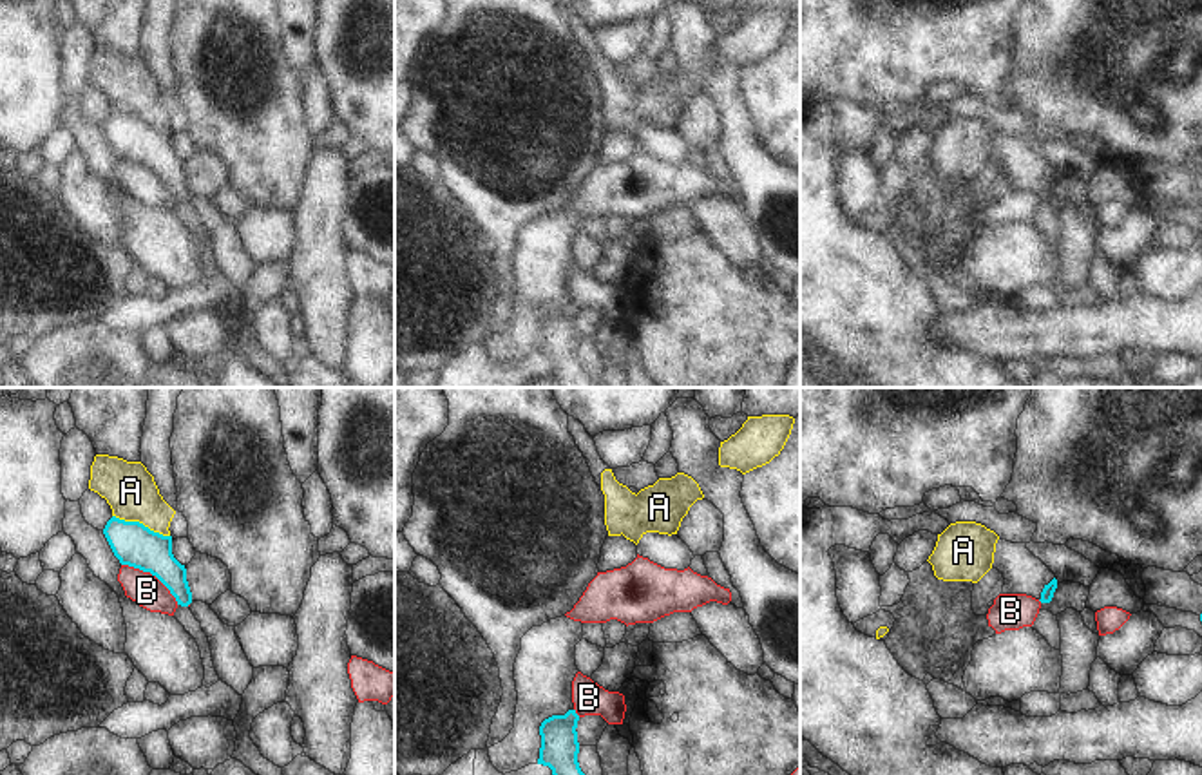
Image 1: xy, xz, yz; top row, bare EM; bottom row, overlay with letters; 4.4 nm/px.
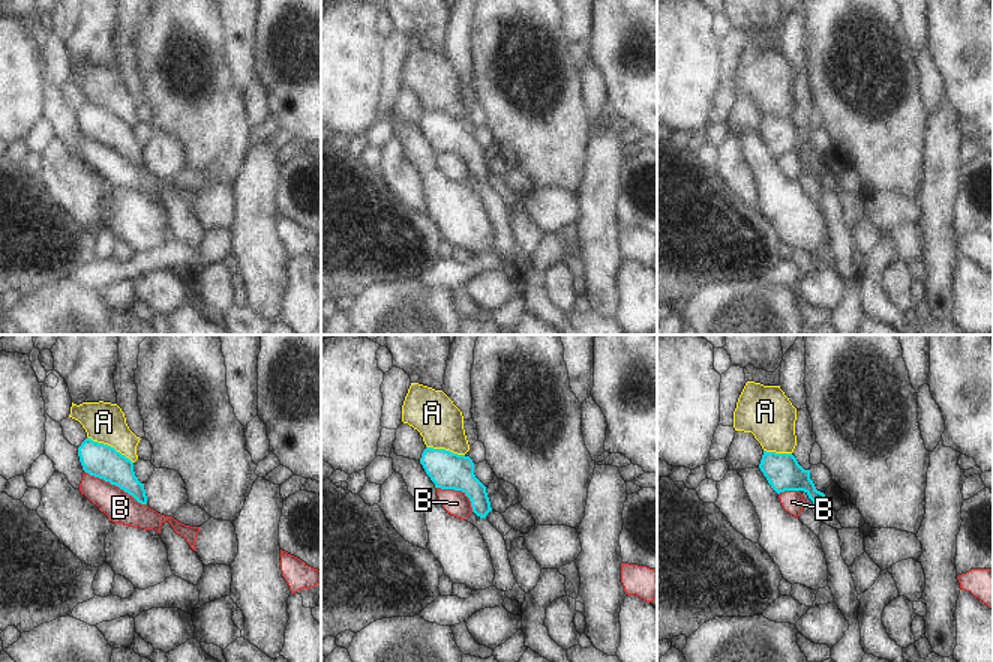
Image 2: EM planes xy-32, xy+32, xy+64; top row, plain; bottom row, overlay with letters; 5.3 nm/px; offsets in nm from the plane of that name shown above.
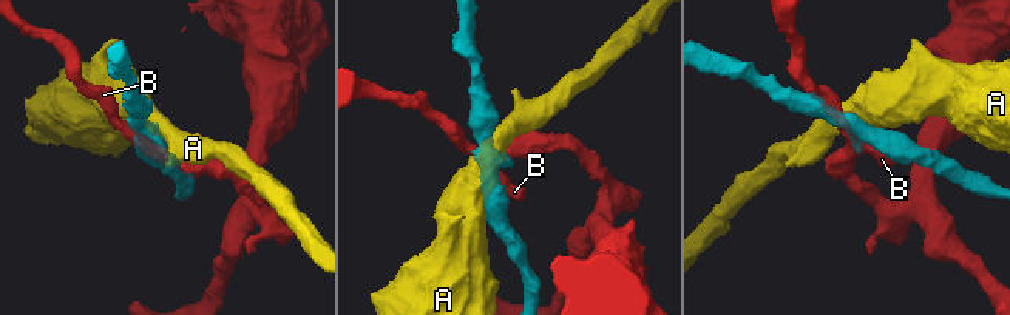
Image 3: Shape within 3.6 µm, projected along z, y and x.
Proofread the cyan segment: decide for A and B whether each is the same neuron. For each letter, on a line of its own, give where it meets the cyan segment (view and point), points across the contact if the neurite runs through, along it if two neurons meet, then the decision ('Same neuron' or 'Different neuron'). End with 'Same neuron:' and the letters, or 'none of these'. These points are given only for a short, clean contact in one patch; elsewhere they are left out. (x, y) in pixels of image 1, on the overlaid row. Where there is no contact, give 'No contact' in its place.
A: Touches cyan at xy (142, 524). Different neuron
B: Touches cyan at xy (152, 574). Different neuron
Same neuron: none of these.

